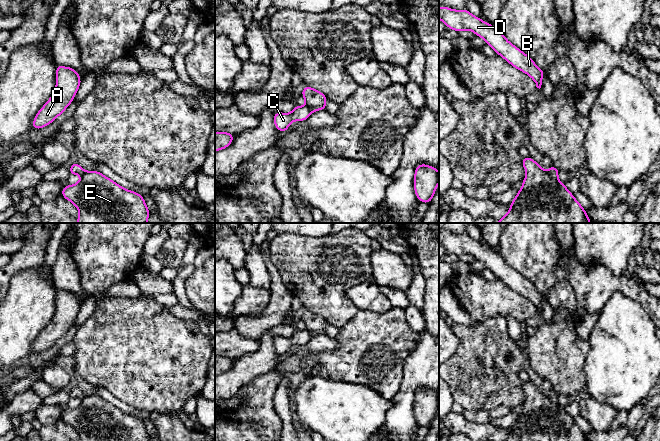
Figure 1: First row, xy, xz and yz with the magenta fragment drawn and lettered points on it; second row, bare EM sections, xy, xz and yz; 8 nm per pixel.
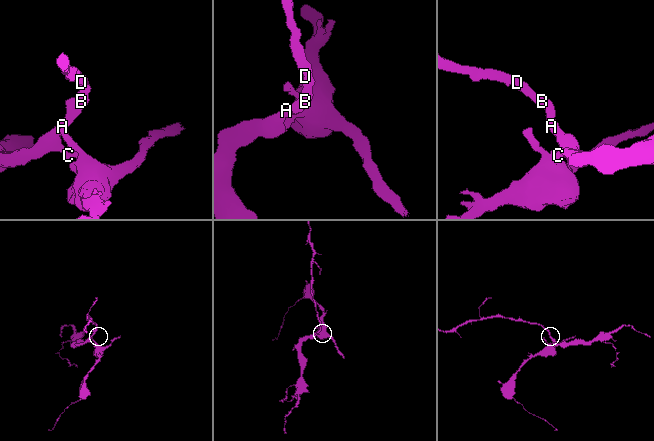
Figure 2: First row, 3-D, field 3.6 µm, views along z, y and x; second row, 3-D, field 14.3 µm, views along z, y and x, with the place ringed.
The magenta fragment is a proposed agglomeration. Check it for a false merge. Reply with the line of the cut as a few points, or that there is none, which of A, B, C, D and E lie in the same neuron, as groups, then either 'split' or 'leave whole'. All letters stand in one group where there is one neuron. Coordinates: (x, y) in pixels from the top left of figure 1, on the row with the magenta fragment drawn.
cut in yz along (546, 172), (557, 180); A B C D / E; split

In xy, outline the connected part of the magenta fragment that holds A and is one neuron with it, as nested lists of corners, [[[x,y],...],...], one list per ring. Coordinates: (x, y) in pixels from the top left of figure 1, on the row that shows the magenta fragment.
[[[56,65],[56,88],[51,98],[37,112],[32,129],[41,129],[52,123],[62,114],[74,97],[81,84],[78,72],[70,67]]]

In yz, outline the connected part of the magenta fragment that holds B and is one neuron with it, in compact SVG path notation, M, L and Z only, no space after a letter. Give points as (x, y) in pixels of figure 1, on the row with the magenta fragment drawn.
M439 7L439 19L447 28L454 29L458 33L463 30L473 31L475 35L483 38L497 55L502 56L516 69L529 75L535 81L536 87L541 88L542 77L546 73L536 66L532 58L511 44L500 29L475 17L467 9L453 10L448 7Z

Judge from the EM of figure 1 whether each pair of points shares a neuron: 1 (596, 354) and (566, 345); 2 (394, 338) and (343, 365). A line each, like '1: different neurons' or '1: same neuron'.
1: different neurons
2: same neuron

